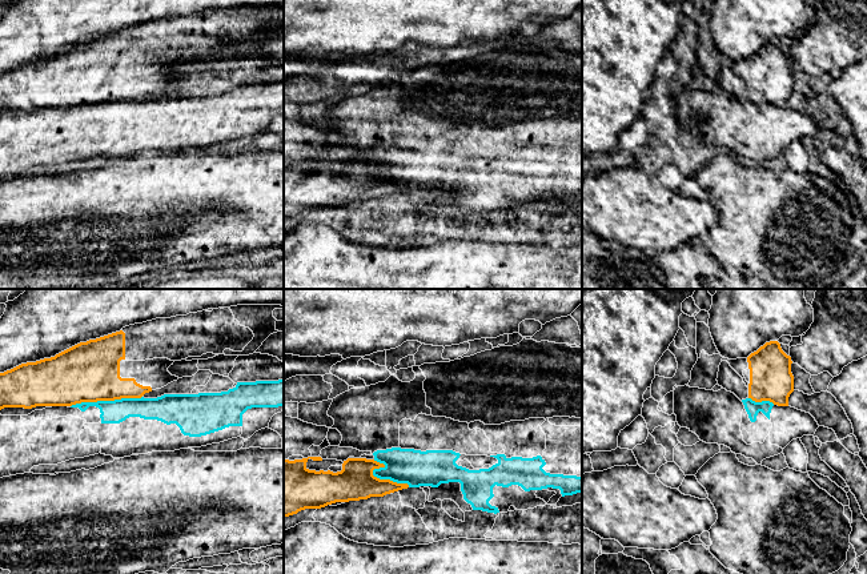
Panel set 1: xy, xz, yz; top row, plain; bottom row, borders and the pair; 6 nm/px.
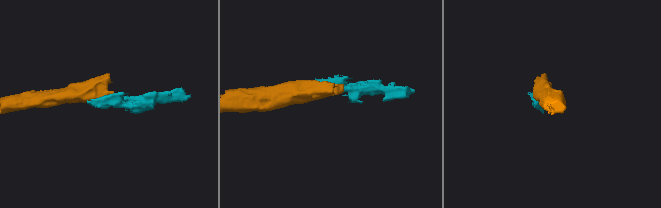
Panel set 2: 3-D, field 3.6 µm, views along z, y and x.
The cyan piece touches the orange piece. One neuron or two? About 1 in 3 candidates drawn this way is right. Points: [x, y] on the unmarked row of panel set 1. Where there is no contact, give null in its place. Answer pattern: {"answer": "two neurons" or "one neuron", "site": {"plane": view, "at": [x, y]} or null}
{"answer": "two neurons", "site": {"plane": "xy", "at": [105, 103]}}

